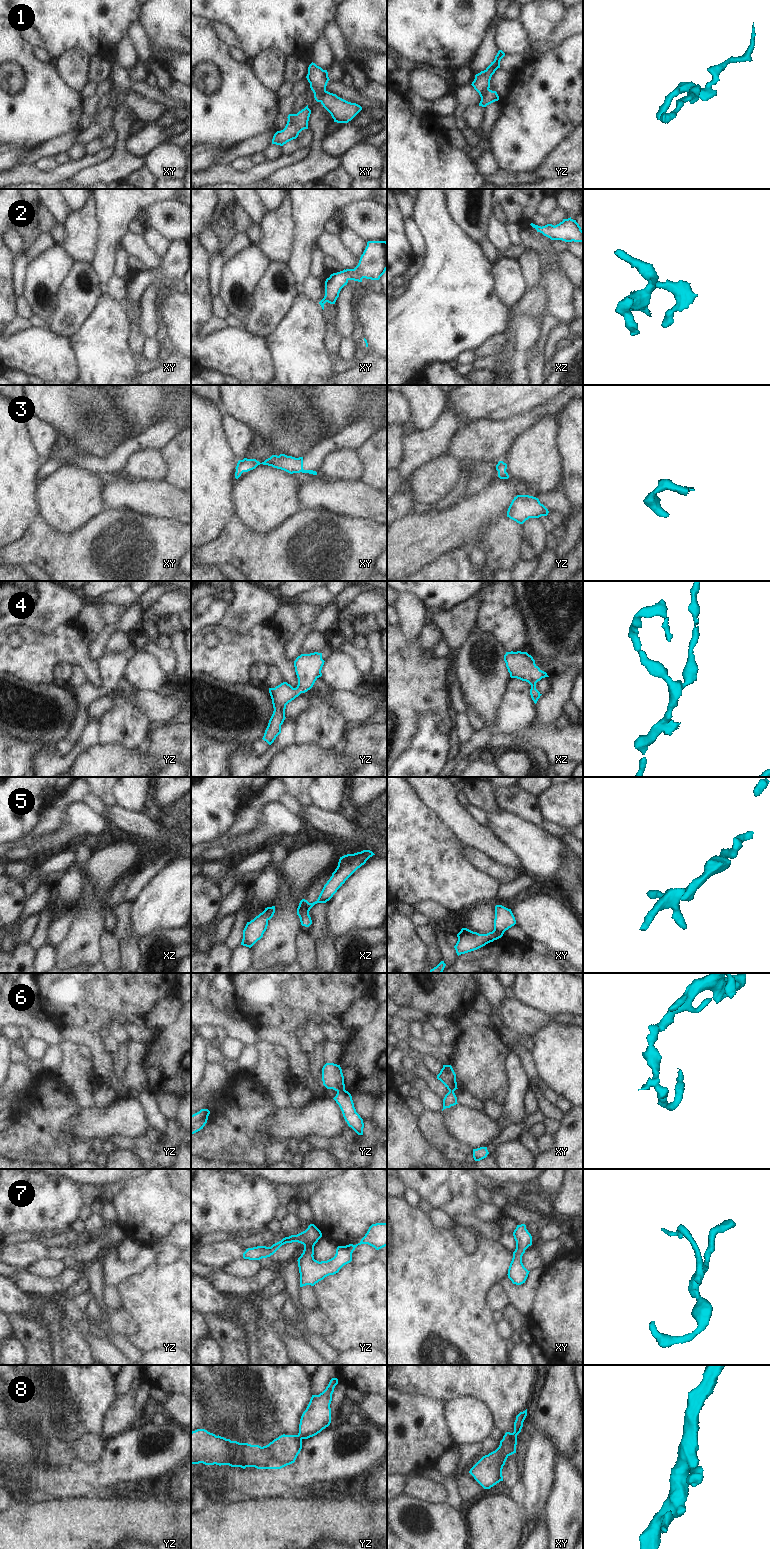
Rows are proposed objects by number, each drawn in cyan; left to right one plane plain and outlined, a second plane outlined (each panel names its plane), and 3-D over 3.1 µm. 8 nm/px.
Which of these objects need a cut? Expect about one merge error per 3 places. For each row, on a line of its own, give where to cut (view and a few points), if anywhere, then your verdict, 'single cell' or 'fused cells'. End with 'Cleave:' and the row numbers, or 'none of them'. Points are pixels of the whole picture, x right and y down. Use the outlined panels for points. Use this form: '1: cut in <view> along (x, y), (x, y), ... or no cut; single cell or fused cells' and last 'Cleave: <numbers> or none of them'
1: cut in yz along (488, 88), (481, 100); fused cells
2: no cut; single cell
3: no cut; single cell
4: no cut; single cell
5: cut in xy along (494, 929), (502, 934); fused cells
6: cut in yz along (344, 1089), (337, 1092); fused cells
7: no cut; single cell
8: no cut; single cell
Cleave: 1, 5, 6

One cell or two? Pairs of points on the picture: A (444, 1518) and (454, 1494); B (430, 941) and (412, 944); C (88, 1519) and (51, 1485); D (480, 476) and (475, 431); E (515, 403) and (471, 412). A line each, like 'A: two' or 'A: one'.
A: two
B: two
C: two
D: two
E: one

